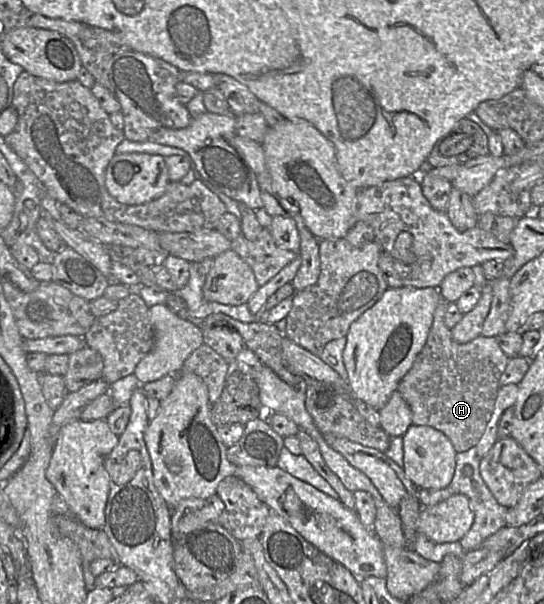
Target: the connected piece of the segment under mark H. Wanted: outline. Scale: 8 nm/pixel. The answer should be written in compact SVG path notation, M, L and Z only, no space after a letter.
M442 301L438 304L426 343L410 370L399 381L396 390L410 407L412 425L427 425L443 432L456 452L463 452L475 447L484 434L501 386L499 379L510 358L502 351L495 336L480 335L470 342L457 343L444 322L447 303Z

